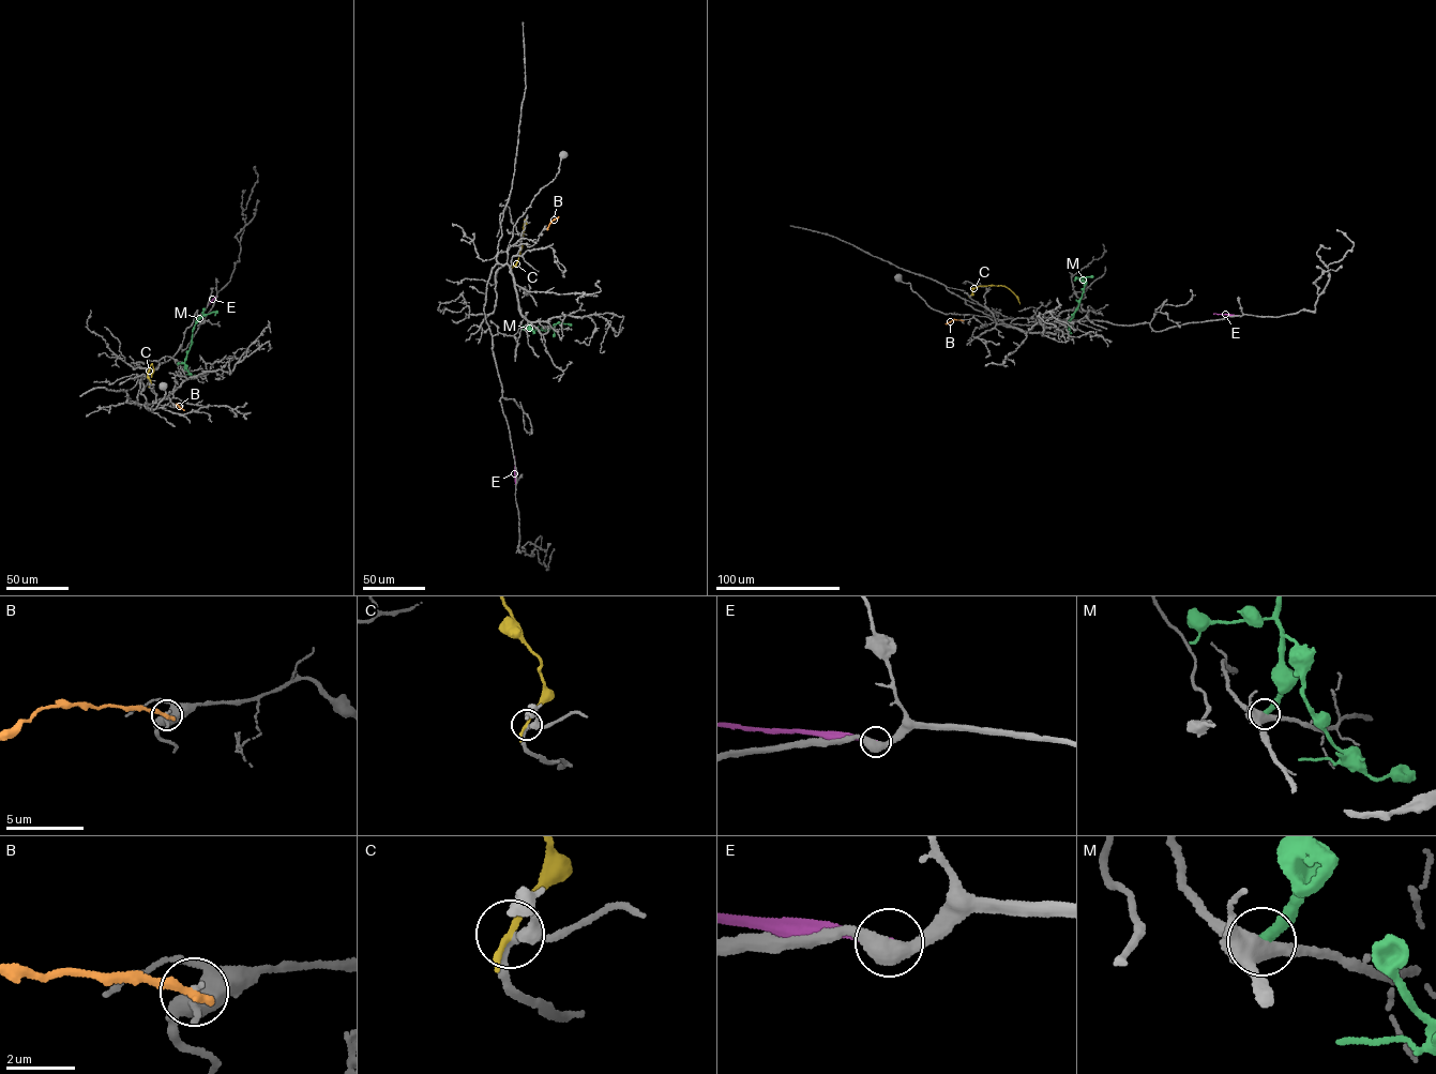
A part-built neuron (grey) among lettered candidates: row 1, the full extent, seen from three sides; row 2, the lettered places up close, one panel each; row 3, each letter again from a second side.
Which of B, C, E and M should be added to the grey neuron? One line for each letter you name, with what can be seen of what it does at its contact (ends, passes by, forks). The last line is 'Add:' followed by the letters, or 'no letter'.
Add: no letter

